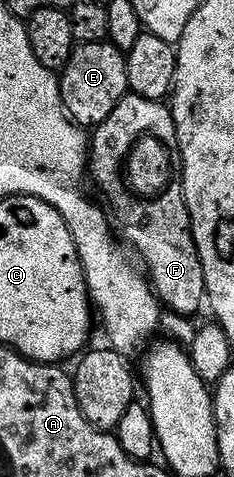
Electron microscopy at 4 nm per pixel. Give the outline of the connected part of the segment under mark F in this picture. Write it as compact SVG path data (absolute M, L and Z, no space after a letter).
M129 92L121 96L113 112L109 112L109 116L105 116L105 120L90 131L87 151L89 178L99 185L103 193L102 201L117 227L118 237L134 251L137 258L139 253L138 261L159 295L160 303L179 314L191 314L199 305L204 305L207 289L182 185L168 184L154 197L140 197L131 192L125 181L124 162L135 141L144 135L155 137L168 148L176 145L171 107L166 101Z

